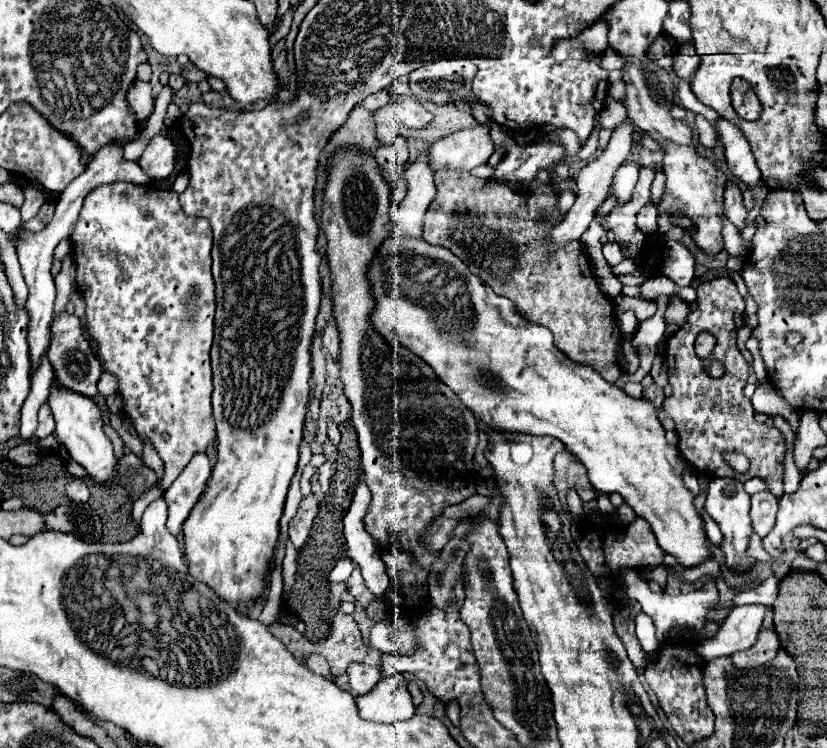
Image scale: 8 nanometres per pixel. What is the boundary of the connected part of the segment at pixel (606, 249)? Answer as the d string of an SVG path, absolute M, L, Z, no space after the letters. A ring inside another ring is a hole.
M610 240L610 242L606 242L606 244L602 246L602 254L604 254L604 258L608 260L608 264L618 264L618 262L624 260L624 256L622 256L622 252L620 252L620 246L618 246L614 240Z

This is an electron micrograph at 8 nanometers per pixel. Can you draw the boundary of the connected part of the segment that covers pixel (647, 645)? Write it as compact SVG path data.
M640 612L635 617L636 622L636 636L640 640L640 646L644 652L652 652L658 648L658 638L656 638L656 628L654 628L654 622L650 616L646 616L646 613Z

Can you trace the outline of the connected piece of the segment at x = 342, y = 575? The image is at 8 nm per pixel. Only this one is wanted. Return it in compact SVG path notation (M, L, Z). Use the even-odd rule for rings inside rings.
M344 558L344 560L338 560L338 564L332 568L330 576L328 576L328 582L334 584L334 582L344 582L352 572L352 562L350 558Z

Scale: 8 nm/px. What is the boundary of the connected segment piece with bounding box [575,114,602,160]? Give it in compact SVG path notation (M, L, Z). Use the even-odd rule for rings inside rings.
M599 114L596 117L595 126L593 132L588 138L587 142L582 146L579 152L575 155L575 160L588 160L590 159L597 151L599 147L599 132L601 130L601 124L599 123Z

